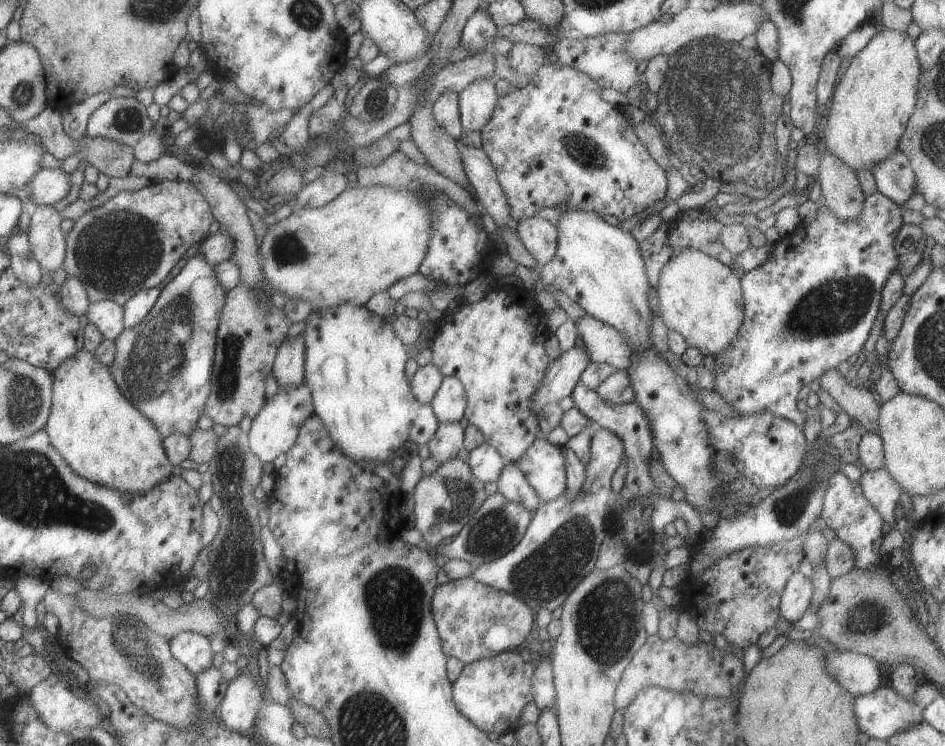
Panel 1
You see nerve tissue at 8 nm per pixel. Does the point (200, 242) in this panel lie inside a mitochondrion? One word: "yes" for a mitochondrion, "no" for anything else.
no

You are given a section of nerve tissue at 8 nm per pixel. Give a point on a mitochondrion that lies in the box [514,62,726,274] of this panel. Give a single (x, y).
(579, 145)

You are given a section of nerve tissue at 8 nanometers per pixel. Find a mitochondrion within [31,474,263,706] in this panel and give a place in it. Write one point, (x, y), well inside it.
(134, 647)

